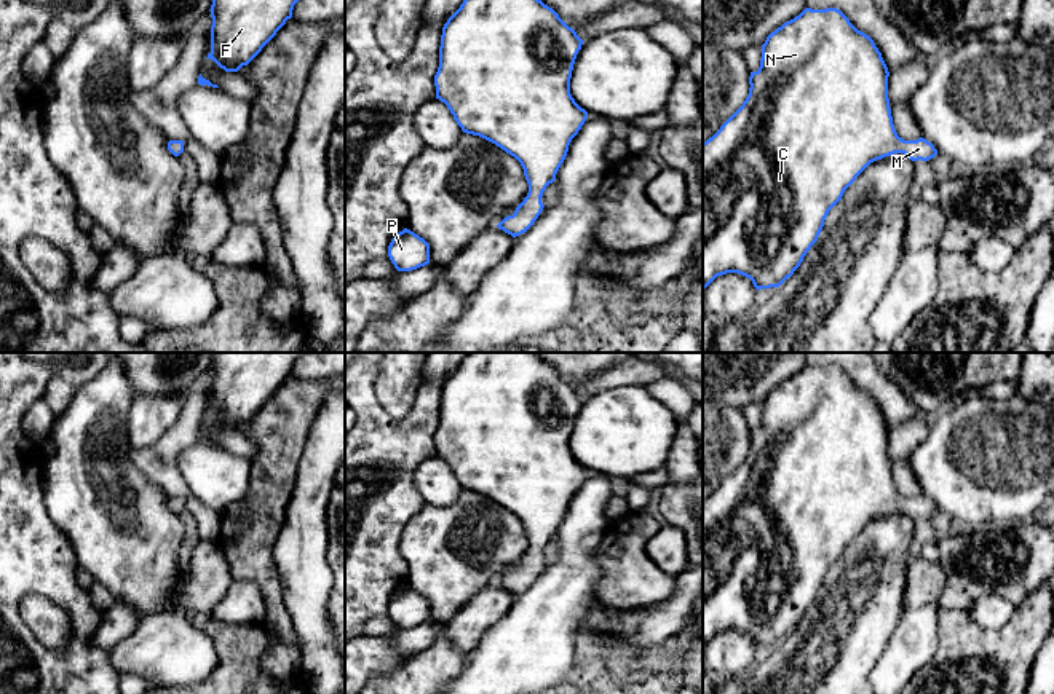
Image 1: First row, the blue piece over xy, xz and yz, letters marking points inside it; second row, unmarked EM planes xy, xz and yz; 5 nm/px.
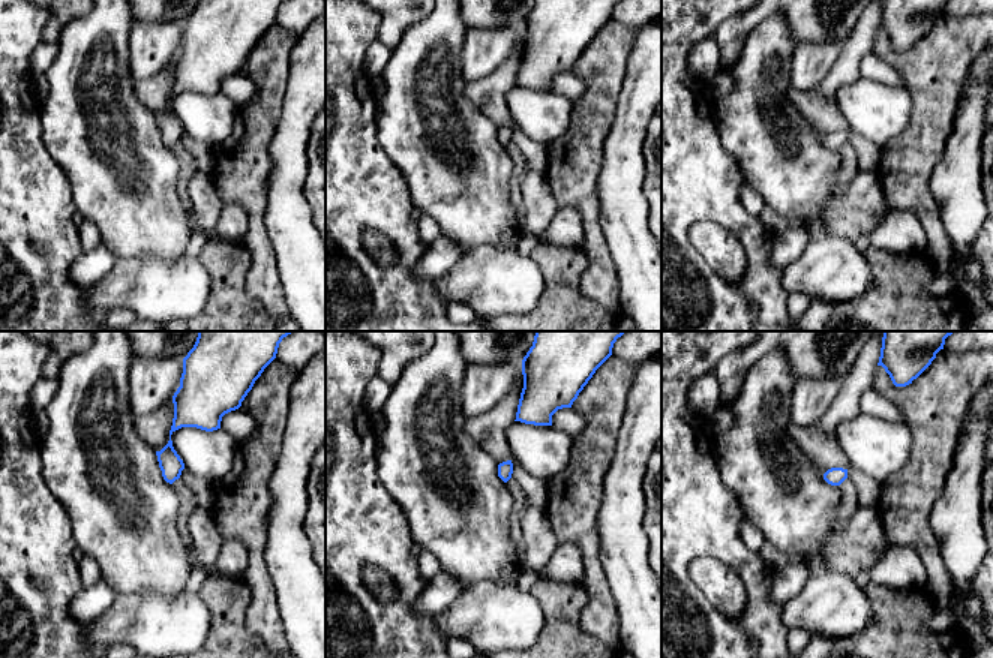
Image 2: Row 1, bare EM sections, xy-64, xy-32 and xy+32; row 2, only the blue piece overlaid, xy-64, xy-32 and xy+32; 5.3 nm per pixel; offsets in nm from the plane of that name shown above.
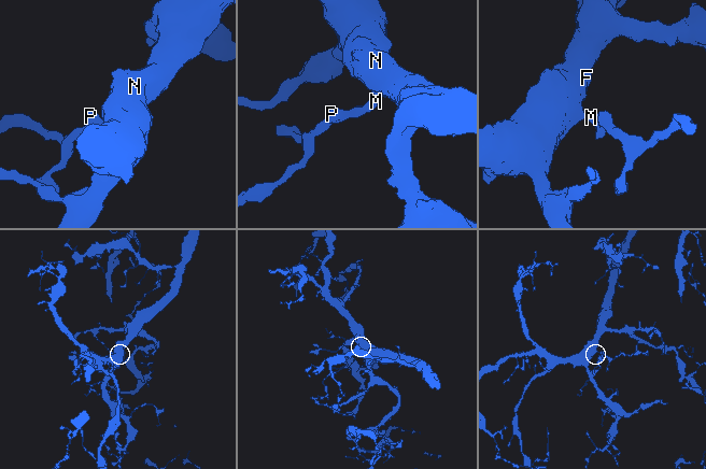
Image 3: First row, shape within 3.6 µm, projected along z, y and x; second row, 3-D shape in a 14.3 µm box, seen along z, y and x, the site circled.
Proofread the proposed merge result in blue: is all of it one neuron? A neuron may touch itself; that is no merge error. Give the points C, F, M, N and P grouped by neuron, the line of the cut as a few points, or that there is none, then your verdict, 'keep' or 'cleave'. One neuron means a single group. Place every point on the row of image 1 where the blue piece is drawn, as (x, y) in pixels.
groups C F M N P; cut none; keep

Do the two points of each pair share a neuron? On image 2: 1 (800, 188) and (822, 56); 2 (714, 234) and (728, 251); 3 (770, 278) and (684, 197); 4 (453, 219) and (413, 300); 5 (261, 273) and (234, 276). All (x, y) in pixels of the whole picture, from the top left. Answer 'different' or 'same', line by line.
1: different
2: same
3: same
4: different
5: different

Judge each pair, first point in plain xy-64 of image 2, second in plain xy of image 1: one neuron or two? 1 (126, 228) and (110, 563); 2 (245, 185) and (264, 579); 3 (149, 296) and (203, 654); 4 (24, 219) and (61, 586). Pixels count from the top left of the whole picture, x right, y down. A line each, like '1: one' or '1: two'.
1: one
2: one
3: one
4: one

